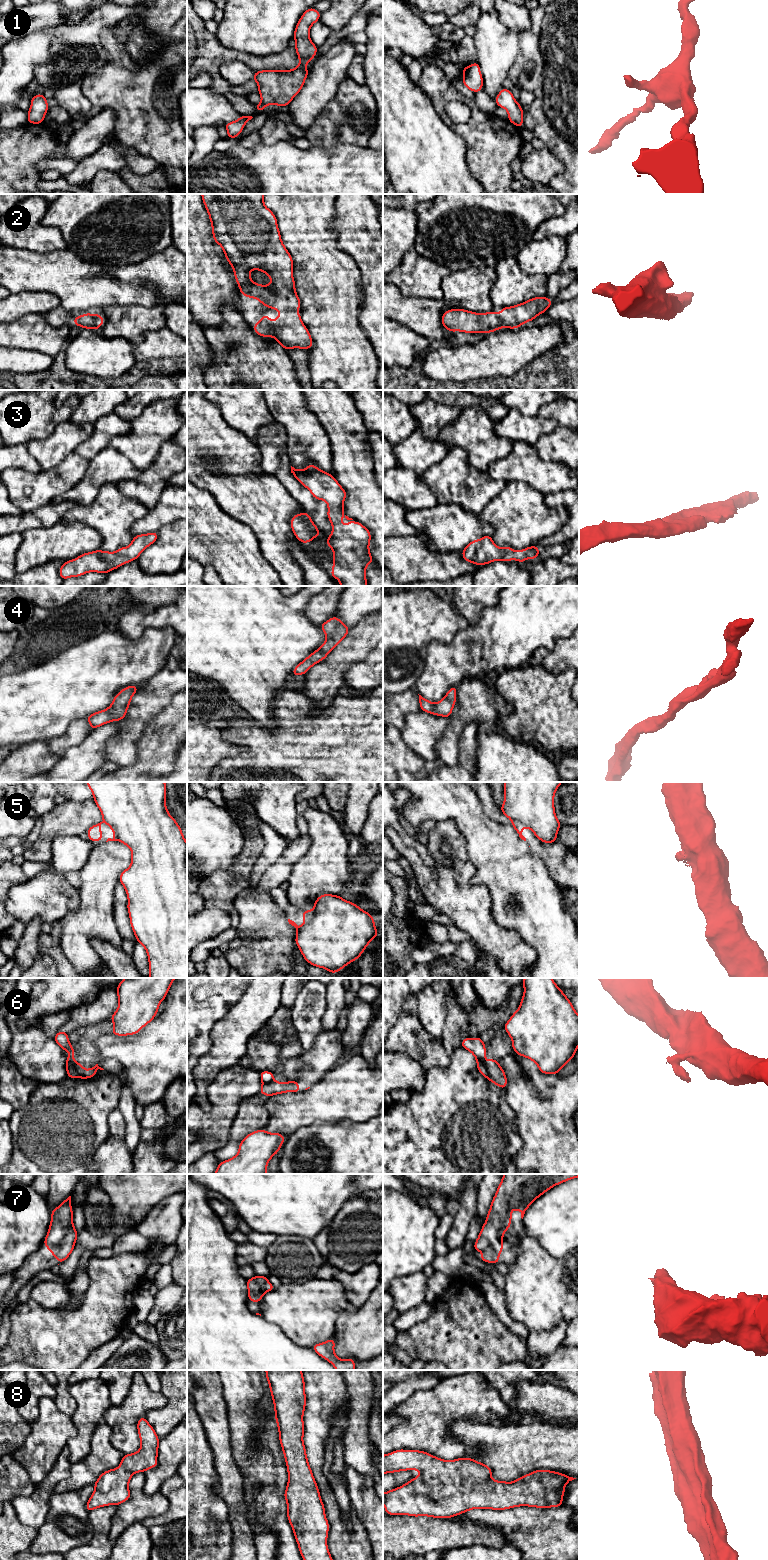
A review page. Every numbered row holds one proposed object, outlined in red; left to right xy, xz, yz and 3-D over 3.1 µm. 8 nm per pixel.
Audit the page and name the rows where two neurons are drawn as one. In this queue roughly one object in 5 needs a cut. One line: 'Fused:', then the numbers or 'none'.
Fused: 5, 6

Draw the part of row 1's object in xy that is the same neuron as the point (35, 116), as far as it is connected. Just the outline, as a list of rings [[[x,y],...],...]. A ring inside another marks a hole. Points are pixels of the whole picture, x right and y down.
[[[36,94],[31,98],[31,106],[28,110],[27,123],[40,124],[44,122],[45,114],[47,113],[49,106],[47,98],[42,94]]]

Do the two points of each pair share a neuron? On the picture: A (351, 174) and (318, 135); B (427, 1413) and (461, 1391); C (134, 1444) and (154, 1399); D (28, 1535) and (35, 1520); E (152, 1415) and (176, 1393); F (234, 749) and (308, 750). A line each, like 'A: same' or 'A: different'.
A: different
B: same
C: same
D: different
E: same
F: different

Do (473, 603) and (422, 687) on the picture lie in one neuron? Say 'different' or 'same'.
different

